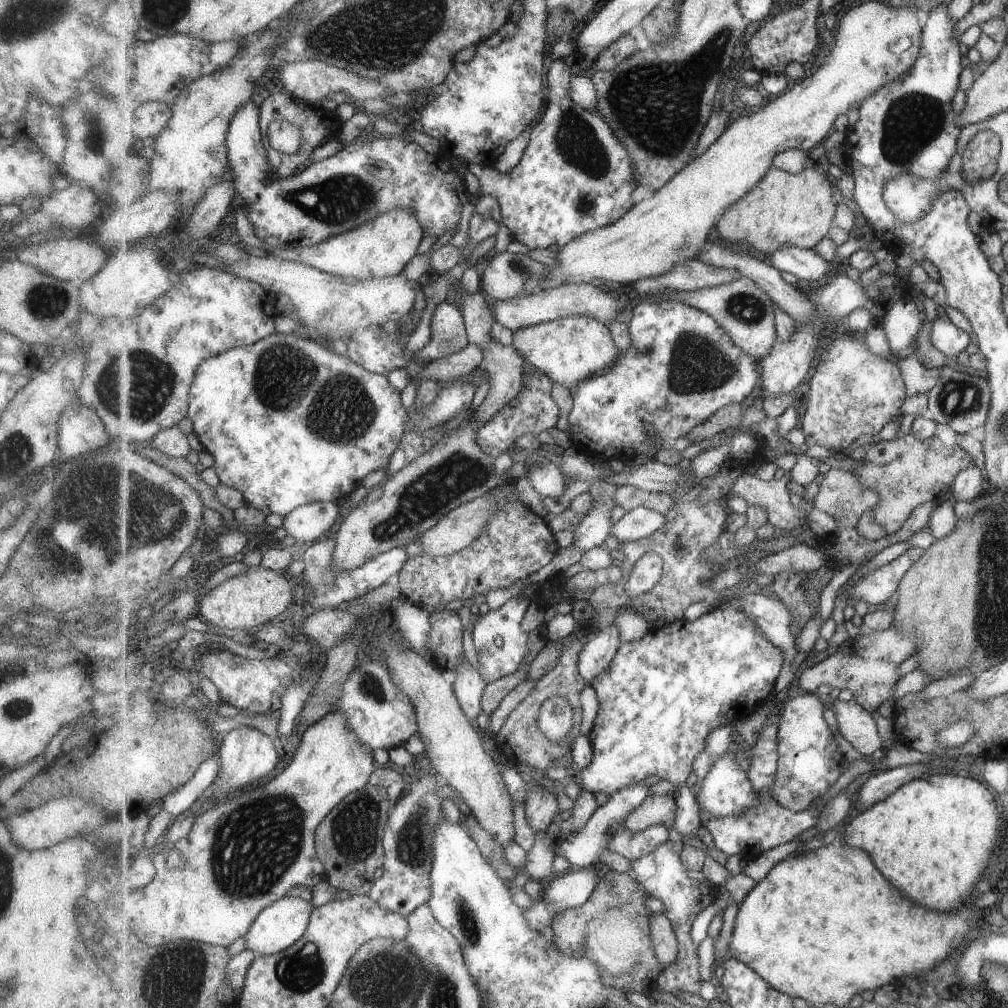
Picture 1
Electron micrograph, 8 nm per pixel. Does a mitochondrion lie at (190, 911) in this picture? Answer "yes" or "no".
no

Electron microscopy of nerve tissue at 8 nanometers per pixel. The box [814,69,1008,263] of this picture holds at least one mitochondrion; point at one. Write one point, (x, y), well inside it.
(910, 124)

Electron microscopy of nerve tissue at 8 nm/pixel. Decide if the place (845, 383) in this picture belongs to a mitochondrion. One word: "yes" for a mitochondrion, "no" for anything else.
yes

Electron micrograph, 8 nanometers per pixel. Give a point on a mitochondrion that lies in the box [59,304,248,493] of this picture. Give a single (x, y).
(139, 382)

